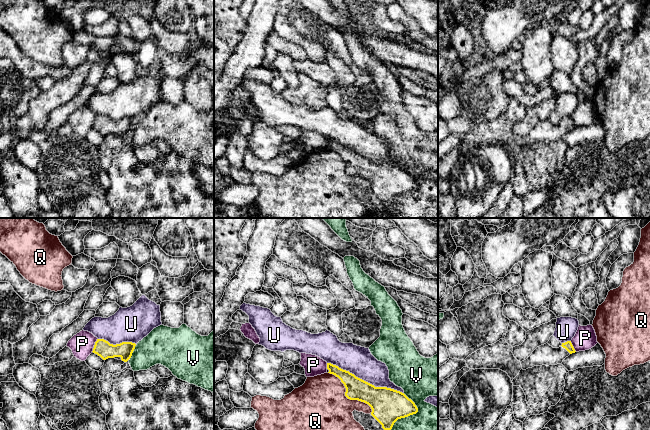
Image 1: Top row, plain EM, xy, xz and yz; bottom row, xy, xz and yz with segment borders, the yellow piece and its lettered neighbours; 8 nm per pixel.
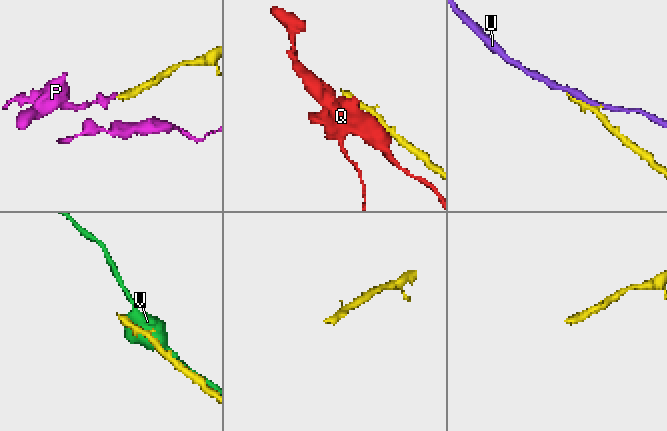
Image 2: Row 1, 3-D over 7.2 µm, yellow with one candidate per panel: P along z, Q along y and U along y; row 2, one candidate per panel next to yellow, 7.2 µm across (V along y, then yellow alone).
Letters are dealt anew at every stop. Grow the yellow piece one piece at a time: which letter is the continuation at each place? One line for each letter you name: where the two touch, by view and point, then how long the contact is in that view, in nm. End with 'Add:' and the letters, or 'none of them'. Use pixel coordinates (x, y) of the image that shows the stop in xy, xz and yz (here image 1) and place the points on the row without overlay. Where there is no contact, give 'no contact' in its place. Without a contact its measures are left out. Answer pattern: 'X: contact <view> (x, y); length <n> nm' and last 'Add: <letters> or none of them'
Add: none of them

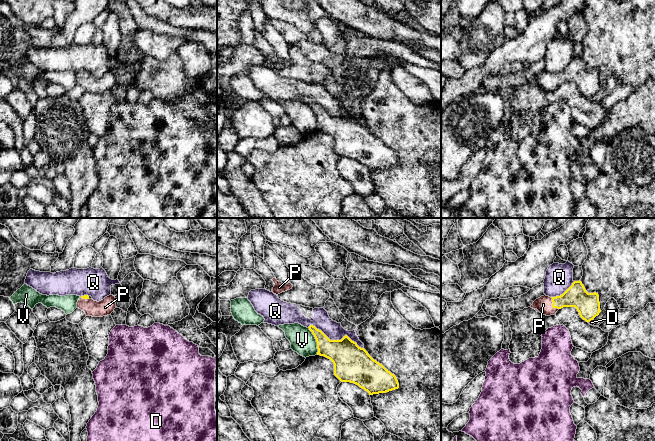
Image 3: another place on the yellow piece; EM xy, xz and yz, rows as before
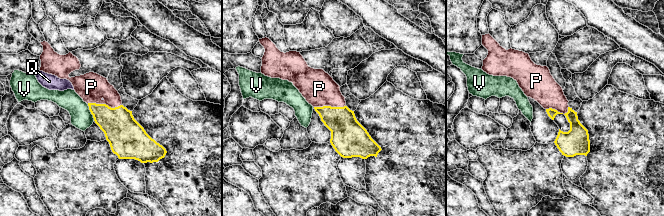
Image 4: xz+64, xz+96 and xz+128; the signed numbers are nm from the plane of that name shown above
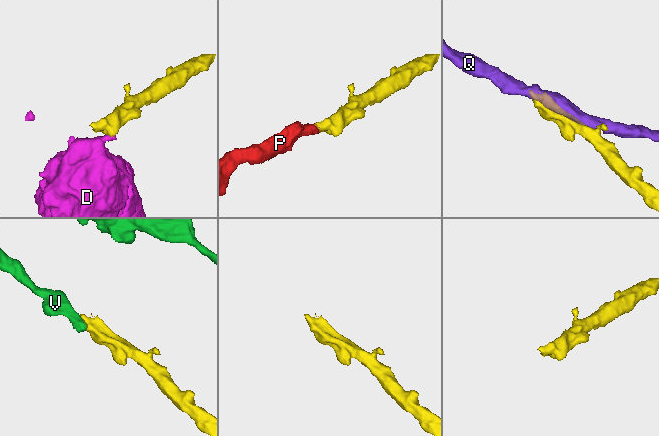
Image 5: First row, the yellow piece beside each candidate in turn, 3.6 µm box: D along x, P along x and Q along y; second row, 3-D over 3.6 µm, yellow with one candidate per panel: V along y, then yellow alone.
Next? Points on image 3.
P: contact yz (552, 81); length 120 nm
Add: P

